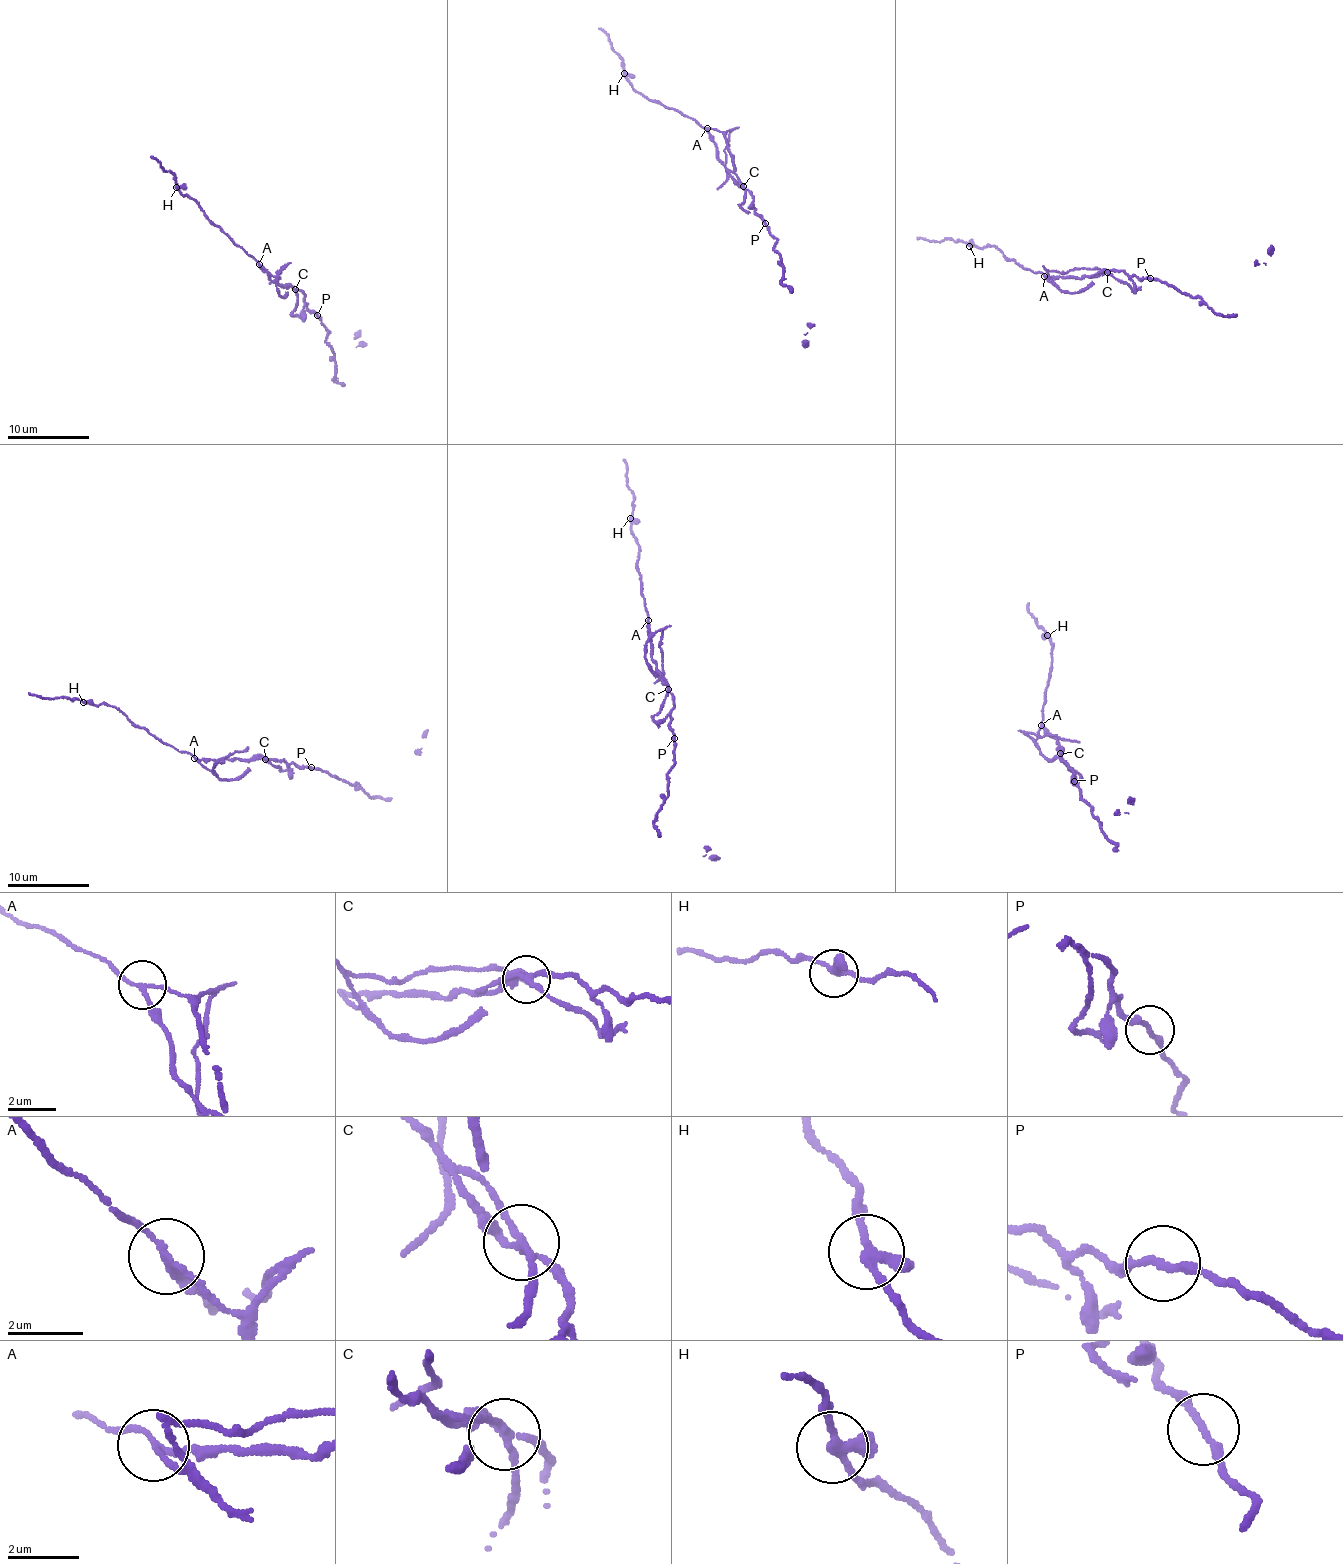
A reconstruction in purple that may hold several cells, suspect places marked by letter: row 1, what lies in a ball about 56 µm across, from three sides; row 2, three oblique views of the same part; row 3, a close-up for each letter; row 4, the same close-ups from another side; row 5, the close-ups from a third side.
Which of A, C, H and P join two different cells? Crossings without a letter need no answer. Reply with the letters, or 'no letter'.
A, C

